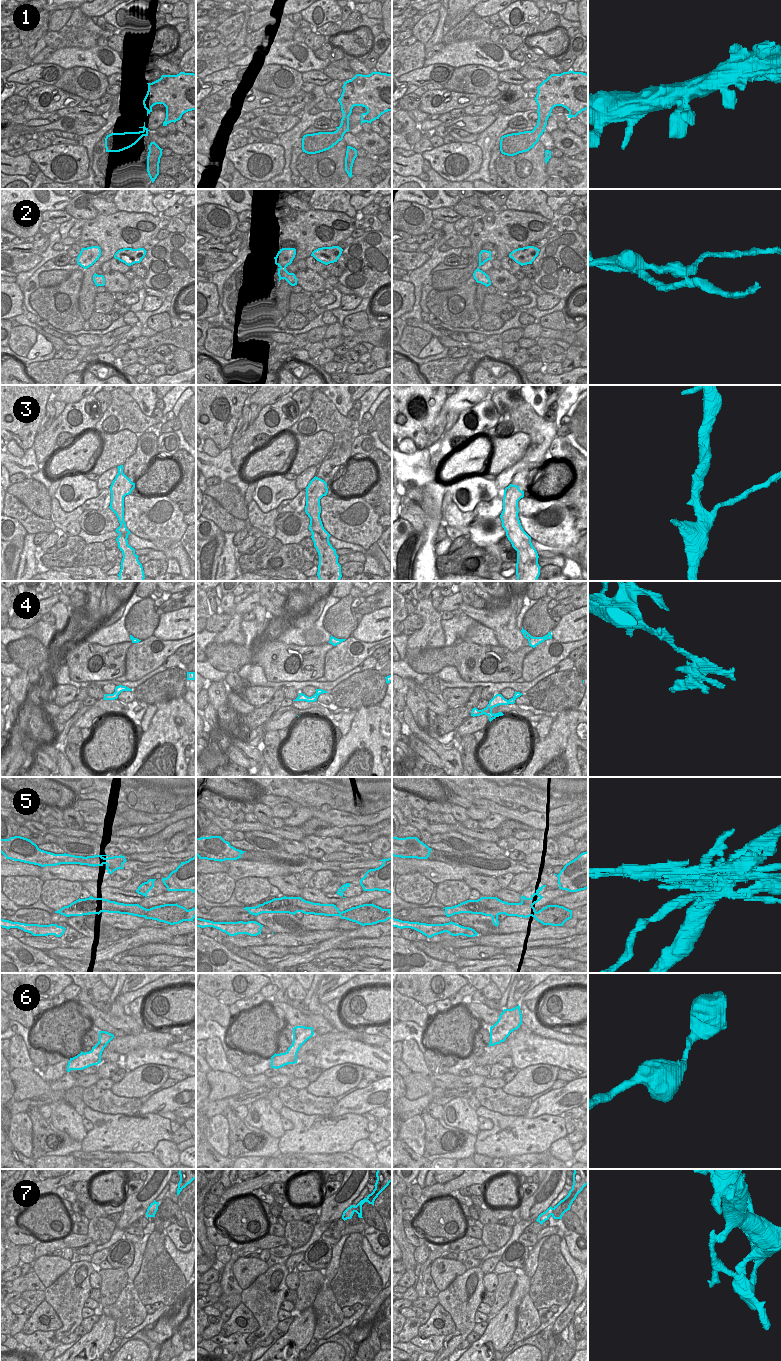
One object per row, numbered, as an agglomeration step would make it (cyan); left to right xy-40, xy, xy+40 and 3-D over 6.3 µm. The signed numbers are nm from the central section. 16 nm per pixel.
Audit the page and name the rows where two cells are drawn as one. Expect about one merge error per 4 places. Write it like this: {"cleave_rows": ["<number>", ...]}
{"cleave_rows": ["2", "5", "7"]}

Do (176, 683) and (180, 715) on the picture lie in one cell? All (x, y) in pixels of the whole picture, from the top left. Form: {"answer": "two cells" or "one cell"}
{"answer": "two cells"}

